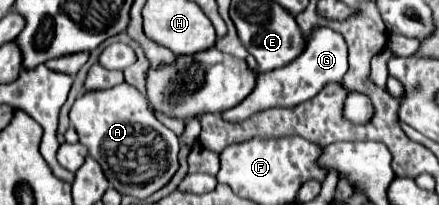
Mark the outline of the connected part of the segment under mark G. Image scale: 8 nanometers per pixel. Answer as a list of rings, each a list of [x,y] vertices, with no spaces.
[[[317,26],[311,30],[309,44],[297,60],[293,60],[291,64],[287,64],[283,68],[259,74],[257,86],[251,92],[251,96],[245,98],[239,106],[223,112],[223,118],[231,120],[231,122],[241,122],[241,120],[249,118],[249,114],[255,114],[255,112],[265,110],[265,108],[297,106],[297,104],[313,98],[317,92],[321,92],[321,88],[325,84],[339,82],[345,72],[347,72],[347,44],[345,44],[345,40],[335,30],[325,28],[325,26]]]

